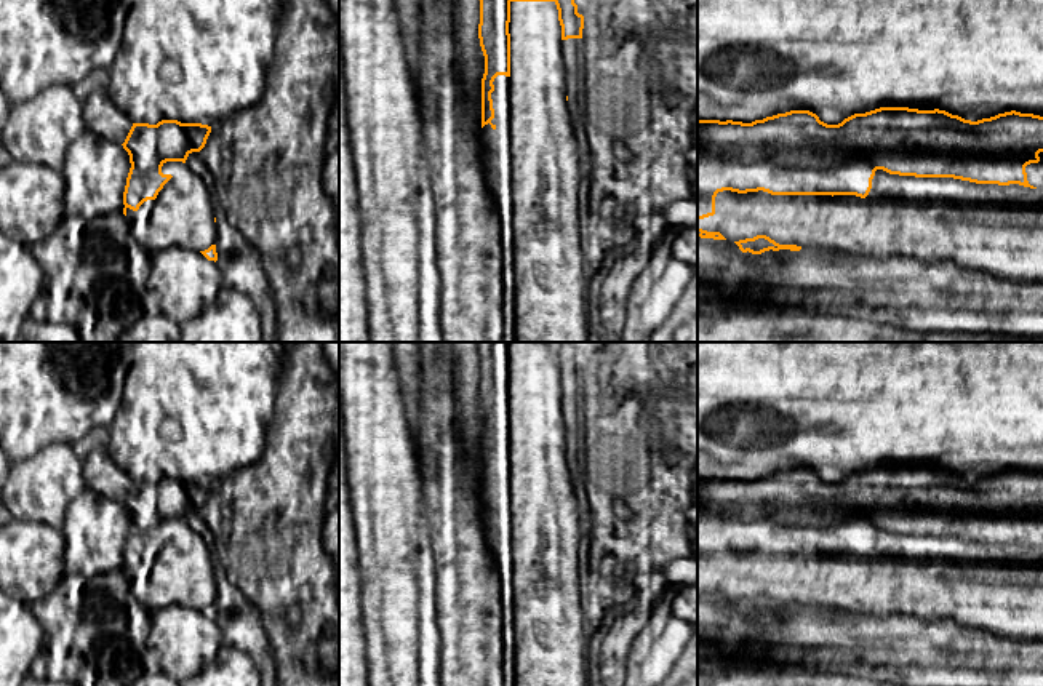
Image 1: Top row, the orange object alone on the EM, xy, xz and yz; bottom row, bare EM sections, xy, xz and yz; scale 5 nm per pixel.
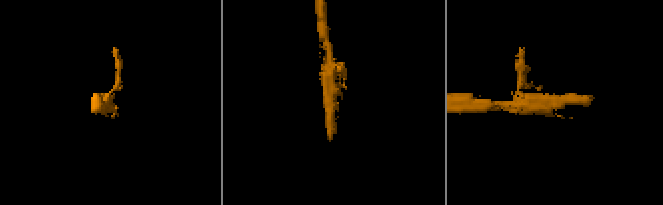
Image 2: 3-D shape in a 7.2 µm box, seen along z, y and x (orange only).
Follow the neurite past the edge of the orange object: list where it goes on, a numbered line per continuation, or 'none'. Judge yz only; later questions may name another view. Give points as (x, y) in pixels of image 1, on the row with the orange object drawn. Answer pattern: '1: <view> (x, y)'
1: yz (936, 219)

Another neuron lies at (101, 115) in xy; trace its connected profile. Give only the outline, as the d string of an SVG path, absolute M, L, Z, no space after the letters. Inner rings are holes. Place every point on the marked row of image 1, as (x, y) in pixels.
M101 86L83 101L85 131L96 133L112 142L123 144L133 122L118 109L107 86Z

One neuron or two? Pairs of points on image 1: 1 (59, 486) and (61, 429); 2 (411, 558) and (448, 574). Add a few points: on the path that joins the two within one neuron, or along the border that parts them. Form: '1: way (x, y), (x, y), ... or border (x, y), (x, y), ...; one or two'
1: border (71, 446), (50, 443), (26, 458); two
2: border (431, 533), (435, 566), (435, 608); two

